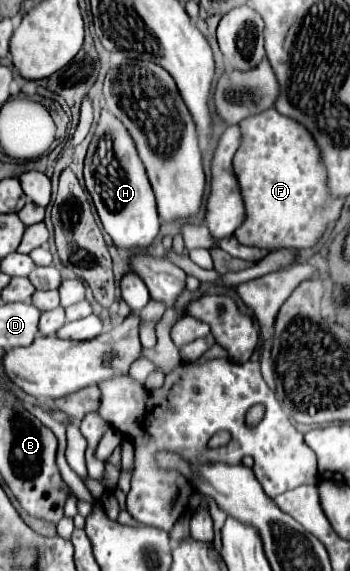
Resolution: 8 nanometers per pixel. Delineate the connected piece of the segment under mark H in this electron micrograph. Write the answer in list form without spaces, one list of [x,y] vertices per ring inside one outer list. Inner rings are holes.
[[[101,103],[101,115],[85,155],[85,187],[95,203],[103,229],[111,235],[117,247],[123,247],[125,251],[141,251],[153,243],[159,233],[159,217],[151,183],[131,135],[125,125],[109,113],[105,103]]]

